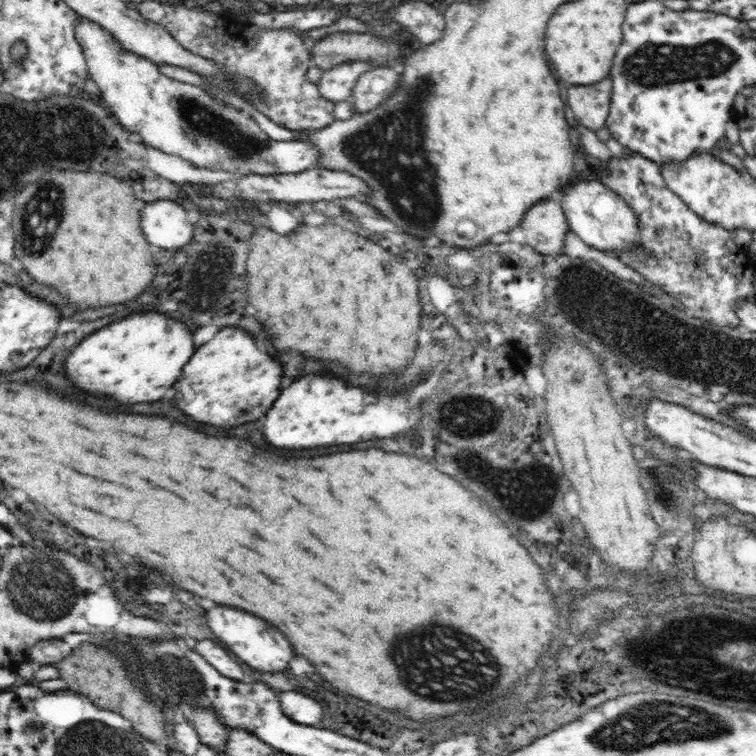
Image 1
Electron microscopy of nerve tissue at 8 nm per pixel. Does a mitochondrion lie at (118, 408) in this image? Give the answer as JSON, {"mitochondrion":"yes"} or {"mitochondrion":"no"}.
{"mitochondrion":"no"}

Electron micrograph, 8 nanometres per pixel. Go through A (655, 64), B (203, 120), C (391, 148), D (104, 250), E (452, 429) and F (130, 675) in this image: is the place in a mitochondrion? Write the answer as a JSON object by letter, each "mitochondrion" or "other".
{"A":"mitochondrion","B":"mitochondrion","C":"mitochondrion","D":"other","E":"mitochondrion","F":"mitochondrion"}

